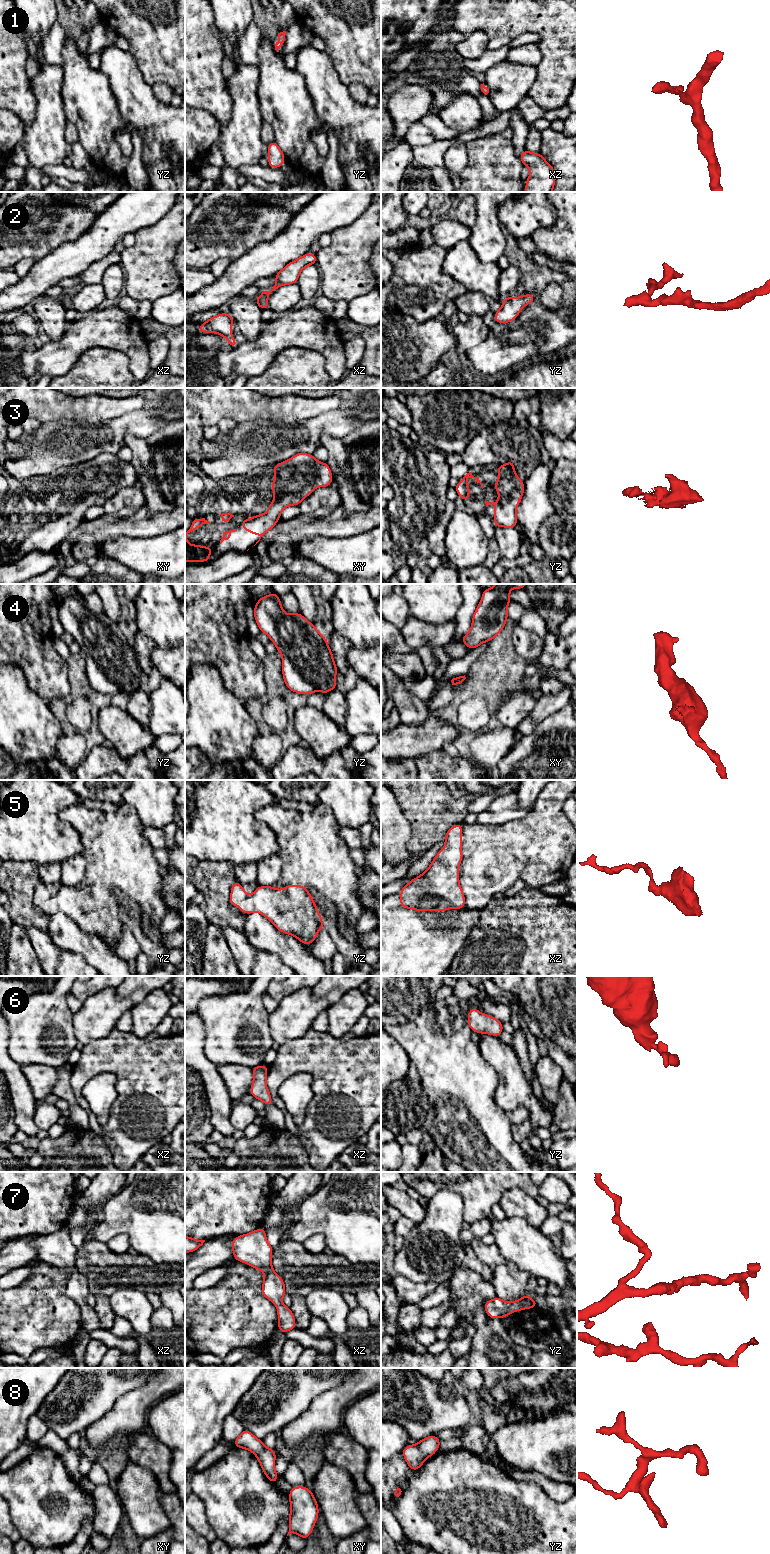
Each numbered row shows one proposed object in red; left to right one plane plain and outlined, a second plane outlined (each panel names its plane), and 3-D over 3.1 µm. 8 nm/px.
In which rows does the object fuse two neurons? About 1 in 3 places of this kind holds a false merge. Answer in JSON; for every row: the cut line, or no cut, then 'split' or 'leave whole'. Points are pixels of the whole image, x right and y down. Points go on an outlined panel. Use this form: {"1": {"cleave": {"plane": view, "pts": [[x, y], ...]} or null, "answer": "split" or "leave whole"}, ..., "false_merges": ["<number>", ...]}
{"1": {"cleave": null, "answer": "leave whole"}, "2": {"cleave": null, "answer": "leave whole"}, "3": {"cleave": null, "answer": "leave whole"}, "4": {"cleave": null, "answer": "leave whole"}, "5": {"cleave": null, "answer": "leave whole"}, "6": {"cleave": null, "answer": "leave whole"}, "7": {"cleave": null, "answer": "leave whole"}, "8": {"cleave": {"plane": "yz", "pts": [[416, 1445], [425, 1457]]}, "answer": "split"}, "false_merges": ["8"]}

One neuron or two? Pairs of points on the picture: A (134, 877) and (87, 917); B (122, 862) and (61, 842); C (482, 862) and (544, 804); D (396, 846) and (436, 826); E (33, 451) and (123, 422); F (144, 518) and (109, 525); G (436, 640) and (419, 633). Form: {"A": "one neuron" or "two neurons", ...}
{"A": "one neuron", "B": "two neurons", "C": "one neuron", "D": "two neurons", "E": "one neuron", "F": "one neuron", "G": "one neuron"}

